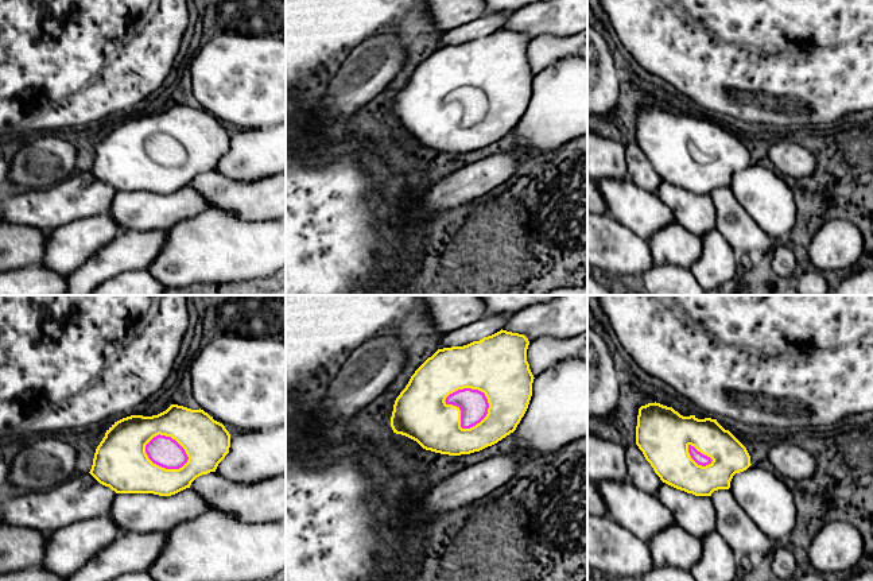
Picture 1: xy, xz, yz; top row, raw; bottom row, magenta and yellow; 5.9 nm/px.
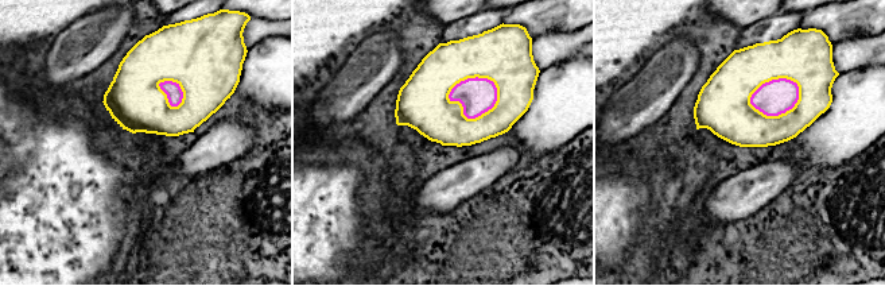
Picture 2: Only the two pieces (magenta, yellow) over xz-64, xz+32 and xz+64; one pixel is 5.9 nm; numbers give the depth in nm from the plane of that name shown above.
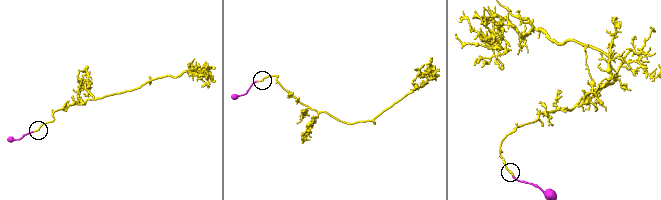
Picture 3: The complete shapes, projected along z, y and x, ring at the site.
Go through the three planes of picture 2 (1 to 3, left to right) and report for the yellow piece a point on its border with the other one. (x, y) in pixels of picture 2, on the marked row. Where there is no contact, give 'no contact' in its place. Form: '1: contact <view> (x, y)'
1: contact xz-64 (169, 100)
2: contact xz+32 (470, 78)
3: contact xz+64 (772, 80)

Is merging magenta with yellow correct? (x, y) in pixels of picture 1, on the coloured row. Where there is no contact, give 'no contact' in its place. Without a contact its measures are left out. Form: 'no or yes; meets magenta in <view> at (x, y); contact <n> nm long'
yes; meets magenta in xz at (470, 388); contact 280 nm long

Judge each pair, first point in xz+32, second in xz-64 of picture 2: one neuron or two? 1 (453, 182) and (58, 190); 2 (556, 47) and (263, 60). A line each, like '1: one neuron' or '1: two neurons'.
1: two neurons
2: two neurons

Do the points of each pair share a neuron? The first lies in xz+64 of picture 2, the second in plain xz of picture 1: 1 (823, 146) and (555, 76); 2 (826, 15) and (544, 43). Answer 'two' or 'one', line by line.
1: one
2: two

